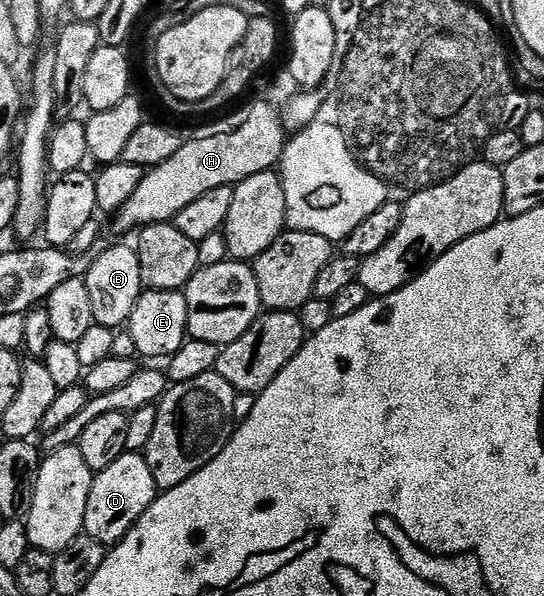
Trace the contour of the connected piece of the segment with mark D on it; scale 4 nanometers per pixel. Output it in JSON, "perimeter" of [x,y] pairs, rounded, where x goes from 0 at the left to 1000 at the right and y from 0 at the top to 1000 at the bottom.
{"perimeter":[[[226,760],[208,777],[200,777],[200,784],[184,787],[173,795],[167,822],[164,824],[164,844],[156,851],[153,894],[182,906],[195,918],[217,914],[221,904],[252,878],[252,871],[259,871],[267,856],[283,844],[287,832],[289,822],[281,804],[281,790],[274,790],[268,765],[263,760]]]}

